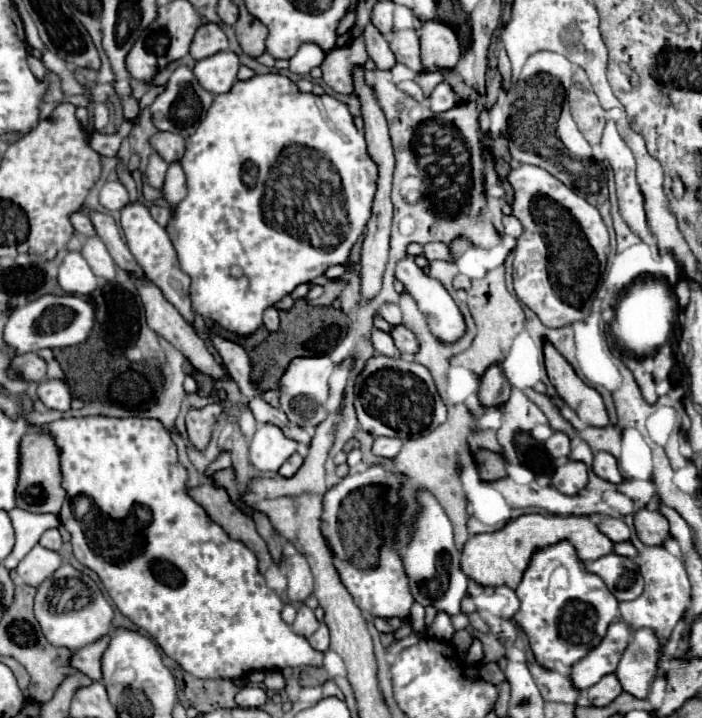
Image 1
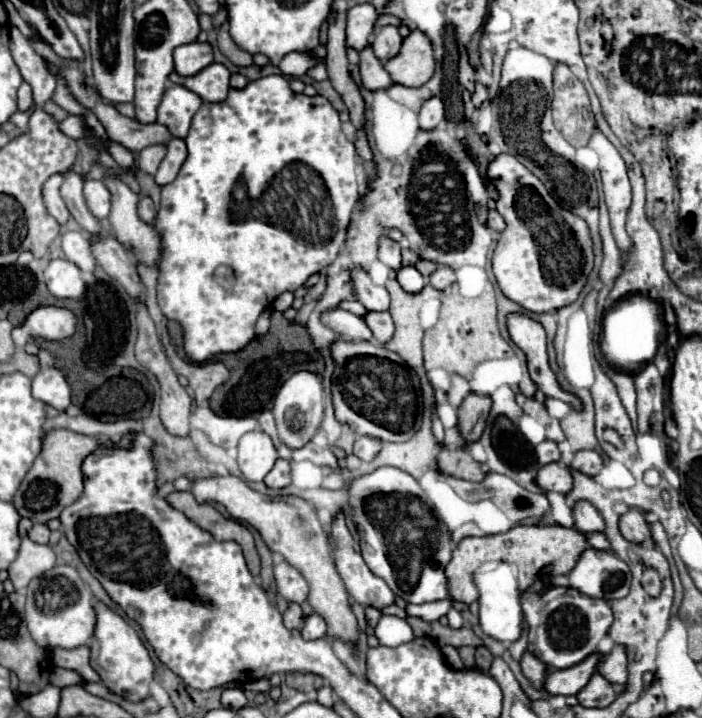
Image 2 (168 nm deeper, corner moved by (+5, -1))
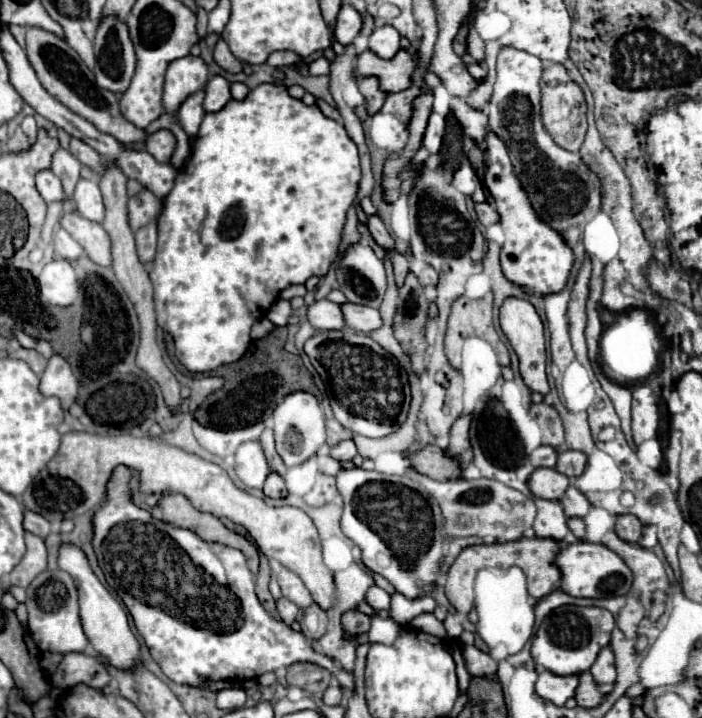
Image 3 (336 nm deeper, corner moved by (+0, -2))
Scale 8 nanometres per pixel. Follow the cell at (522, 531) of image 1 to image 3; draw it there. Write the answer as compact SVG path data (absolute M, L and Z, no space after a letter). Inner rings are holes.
M519 539L519 541L511 541L511 543L493 543L493 545L473 545L467 547L459 553L459 557L455 559L455 563L449 567L447 571L447 579L445 579L445 595L449 599L449 603L459 611L459 613L469 613L473 607L473 581L479 569L483 567L495 567L495 565L515 565L521 567L521 571L525 571L525 577L529 579L529 595L535 599L545 597L547 593L551 593L553 589L559 587L559 579L561 579L561 571L553 565L553 559L559 551L559 543L553 539Z

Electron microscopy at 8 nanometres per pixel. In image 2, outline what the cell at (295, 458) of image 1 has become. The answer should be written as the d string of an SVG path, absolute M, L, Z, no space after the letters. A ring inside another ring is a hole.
M278 458L274 468L268 472L268 476L264 478L266 486L270 488L284 488L288 486L292 480L292 474L290 474L290 462L284 460L284 458Z

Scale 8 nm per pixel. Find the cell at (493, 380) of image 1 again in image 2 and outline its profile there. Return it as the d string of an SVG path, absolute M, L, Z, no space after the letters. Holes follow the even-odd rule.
M468 394L460 406L460 432L468 442L474 442L480 438L482 430L486 428L486 418L490 414L492 400L490 396L480 394Z

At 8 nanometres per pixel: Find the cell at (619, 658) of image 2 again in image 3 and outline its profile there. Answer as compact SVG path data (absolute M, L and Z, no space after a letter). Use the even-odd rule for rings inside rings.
M609 647L601 649L593 667L589 669L595 683L615 683L615 659Z

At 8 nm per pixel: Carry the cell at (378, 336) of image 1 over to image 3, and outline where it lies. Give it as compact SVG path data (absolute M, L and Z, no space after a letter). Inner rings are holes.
M327 299L313 301L313 303L307 307L307 321L309 321L315 329L319 329L319 331L345 327L343 313L341 313L339 305L337 305L337 303L331 303L331 301L327 301Z

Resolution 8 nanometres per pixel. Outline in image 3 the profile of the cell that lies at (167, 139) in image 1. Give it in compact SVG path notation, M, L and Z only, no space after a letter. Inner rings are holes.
M27 27L25 33L25 53L29 57L29 63L33 65L37 77L41 79L41 85L53 95L57 101L61 101L65 107L69 107L73 113L81 115L89 123L93 123L101 133L109 133L119 143L137 143L145 141L147 135L143 129L137 129L133 123L129 123L121 111L119 103L113 91L105 91L95 85L93 71L81 61L81 57L59 37L39 27Z

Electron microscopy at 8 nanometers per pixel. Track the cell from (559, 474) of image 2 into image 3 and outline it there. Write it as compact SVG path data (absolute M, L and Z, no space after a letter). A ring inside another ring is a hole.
M535 469L527 481L529 491L539 499L559 501L569 487L569 479L555 469Z

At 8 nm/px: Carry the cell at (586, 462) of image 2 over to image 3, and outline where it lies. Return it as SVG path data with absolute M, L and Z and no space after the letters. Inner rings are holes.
M561 451L557 455L557 467L555 471L567 475L567 477L577 477L583 473L583 467L587 463L587 455L581 451Z

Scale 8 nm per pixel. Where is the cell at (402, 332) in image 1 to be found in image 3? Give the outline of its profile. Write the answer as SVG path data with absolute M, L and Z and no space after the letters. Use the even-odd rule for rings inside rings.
M343 303L339 307L343 311L343 319L345 319L347 327L351 327L355 331L369 333L369 331L381 327L381 315L373 307L365 307L365 305L357 305L357 303Z

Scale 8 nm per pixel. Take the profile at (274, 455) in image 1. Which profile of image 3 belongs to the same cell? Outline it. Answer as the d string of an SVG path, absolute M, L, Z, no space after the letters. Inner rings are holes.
M257 441L239 445L239 449L235 453L235 473L245 487L253 487L253 489L263 487L263 483L271 471L265 461L263 449Z

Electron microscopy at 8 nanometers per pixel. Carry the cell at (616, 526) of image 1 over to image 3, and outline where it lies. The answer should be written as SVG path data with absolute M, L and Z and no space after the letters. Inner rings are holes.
M573 485L561 497L561 505L563 505L563 511L567 517L585 517L591 507L587 497L579 489L575 489Z

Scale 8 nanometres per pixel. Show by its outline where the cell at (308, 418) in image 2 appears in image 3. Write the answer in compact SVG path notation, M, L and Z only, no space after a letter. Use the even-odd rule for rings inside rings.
M291 393L281 405L273 411L273 433L275 433L275 449L287 467L295 467L317 453L317 449L325 443L325 417L321 413L319 401L311 393Z

